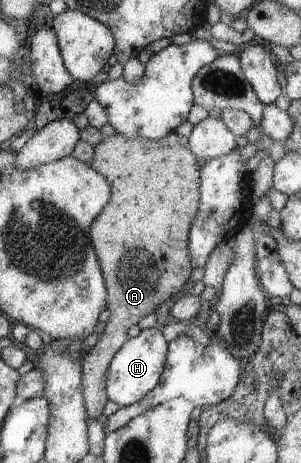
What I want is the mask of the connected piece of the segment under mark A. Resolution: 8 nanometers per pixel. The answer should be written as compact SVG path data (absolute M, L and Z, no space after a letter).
M175 131L158 140L130 138L123 134L107 136L94 146L94 156L89 164L107 179L112 189L109 203L90 227L90 240L107 288L105 308L109 309L109 319L102 336L82 361L81 385L86 412L89 418L97 418L108 401L106 381L111 360L130 338L127 335L129 327L138 325L141 318L153 314L161 303L179 292L190 277L196 277L188 248L188 235L200 204L201 167L188 148L188 138Z

